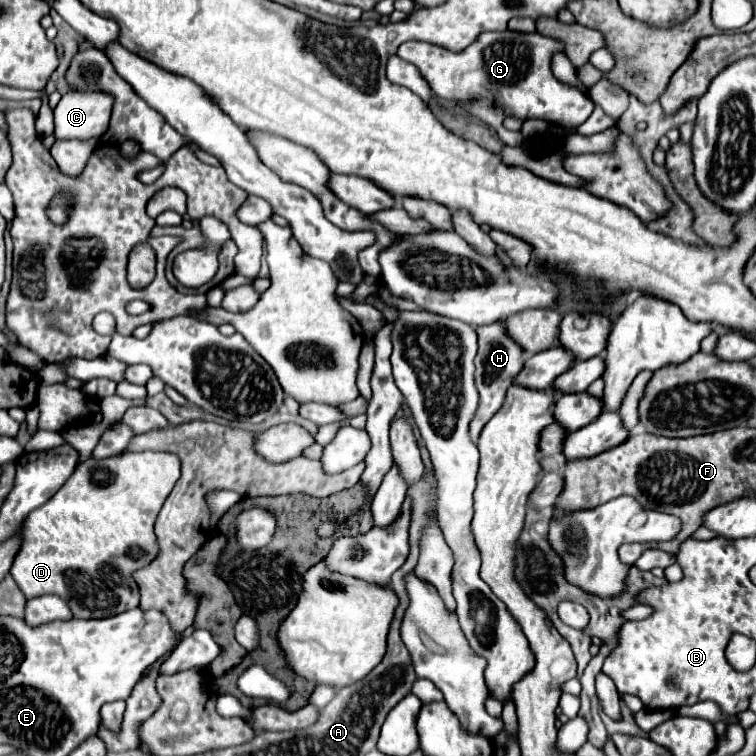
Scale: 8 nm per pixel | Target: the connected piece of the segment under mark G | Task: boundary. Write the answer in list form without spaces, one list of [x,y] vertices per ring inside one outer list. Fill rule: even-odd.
[[[513,30],[483,32],[461,52],[451,52],[425,42],[405,42],[397,50],[403,60],[417,66],[437,98],[463,102],[465,98],[485,96],[491,102],[497,102],[507,116],[523,120],[541,118],[571,128],[583,124],[591,116],[593,102],[577,88],[569,88],[553,76],[551,58],[557,52],[565,52],[565,46],[559,40],[539,32],[525,34]]]

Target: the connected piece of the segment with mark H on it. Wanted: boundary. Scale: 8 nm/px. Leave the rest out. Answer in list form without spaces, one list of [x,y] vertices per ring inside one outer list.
[[[503,320],[493,322],[493,324],[485,324],[485,326],[477,326],[475,330],[477,330],[477,336],[479,336],[479,352],[475,356],[475,366],[477,366],[475,384],[477,384],[477,390],[481,394],[481,402],[479,402],[477,414],[471,422],[471,440],[473,442],[477,442],[477,436],[479,436],[481,428],[501,408],[509,384],[515,382],[517,374],[521,372],[521,368],[525,364],[525,350],[507,334]]]

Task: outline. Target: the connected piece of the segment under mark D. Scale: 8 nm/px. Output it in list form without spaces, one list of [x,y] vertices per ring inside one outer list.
[[[133,452],[79,464],[65,486],[23,522],[23,546],[13,560],[11,576],[27,600],[55,594],[69,604],[75,618],[109,618],[137,608],[139,588],[133,572],[157,558],[153,524],[179,476],[181,460],[169,452]]]

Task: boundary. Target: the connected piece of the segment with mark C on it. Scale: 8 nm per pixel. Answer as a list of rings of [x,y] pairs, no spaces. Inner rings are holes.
[[[71,90],[67,92],[53,110],[55,136],[63,140],[71,138],[93,138],[101,136],[109,128],[113,108],[113,94]]]

